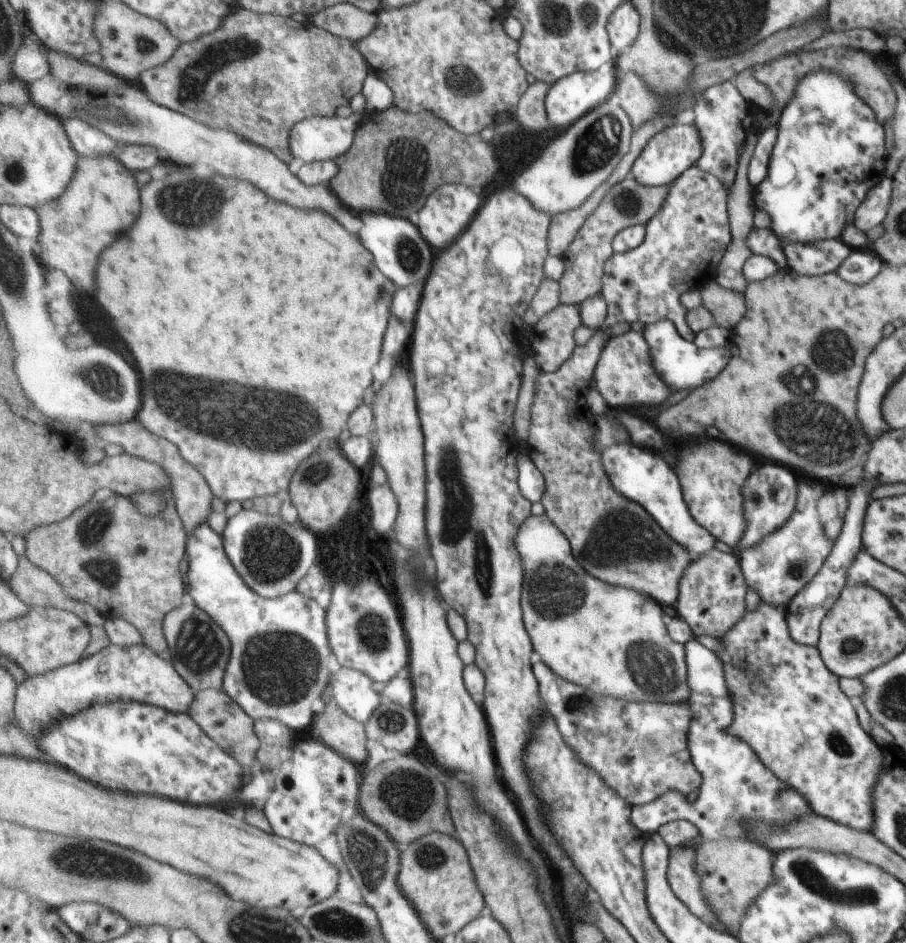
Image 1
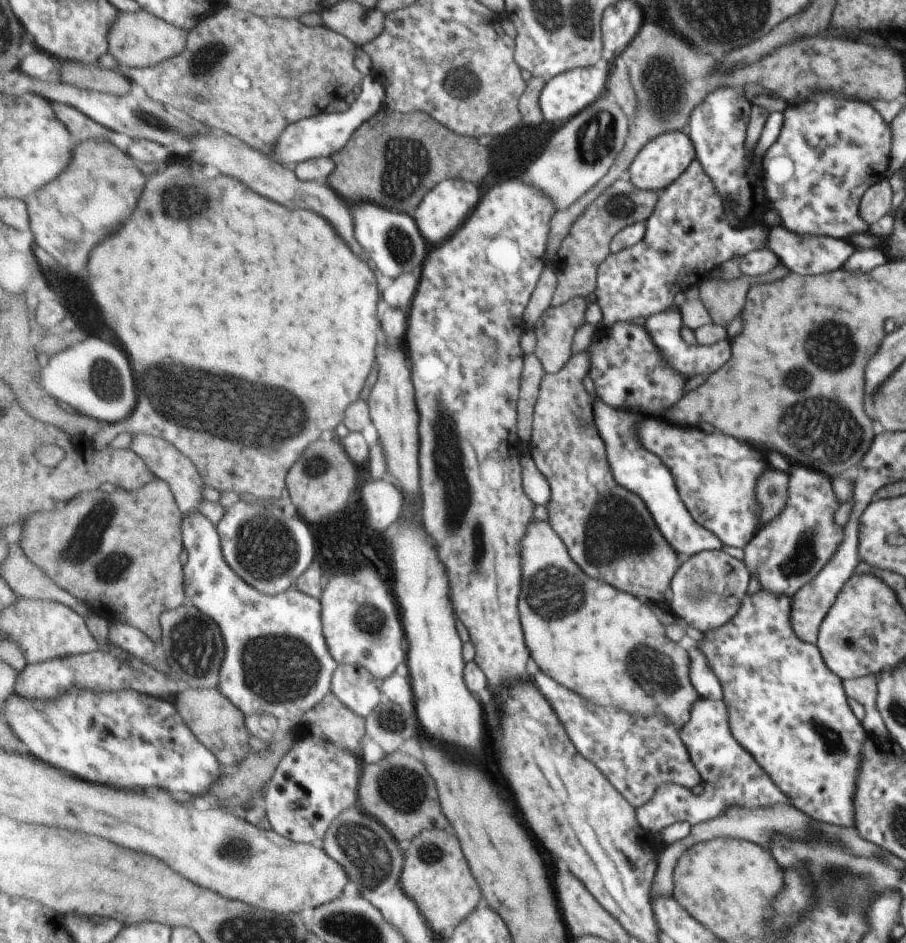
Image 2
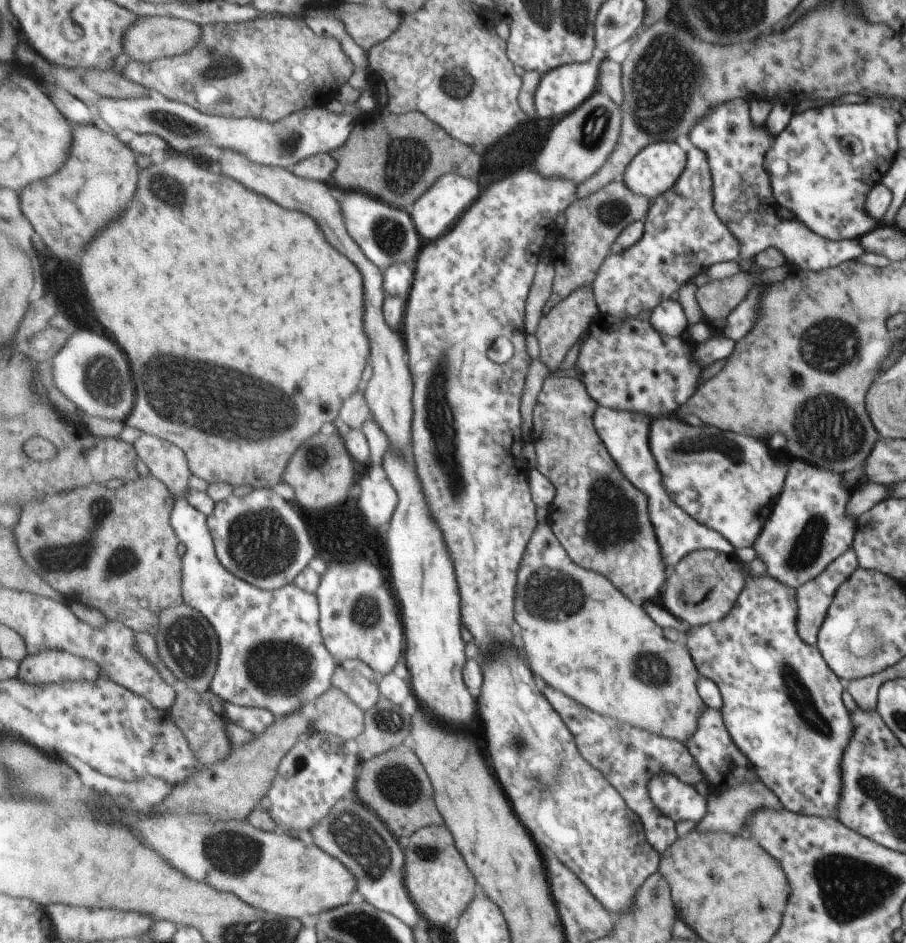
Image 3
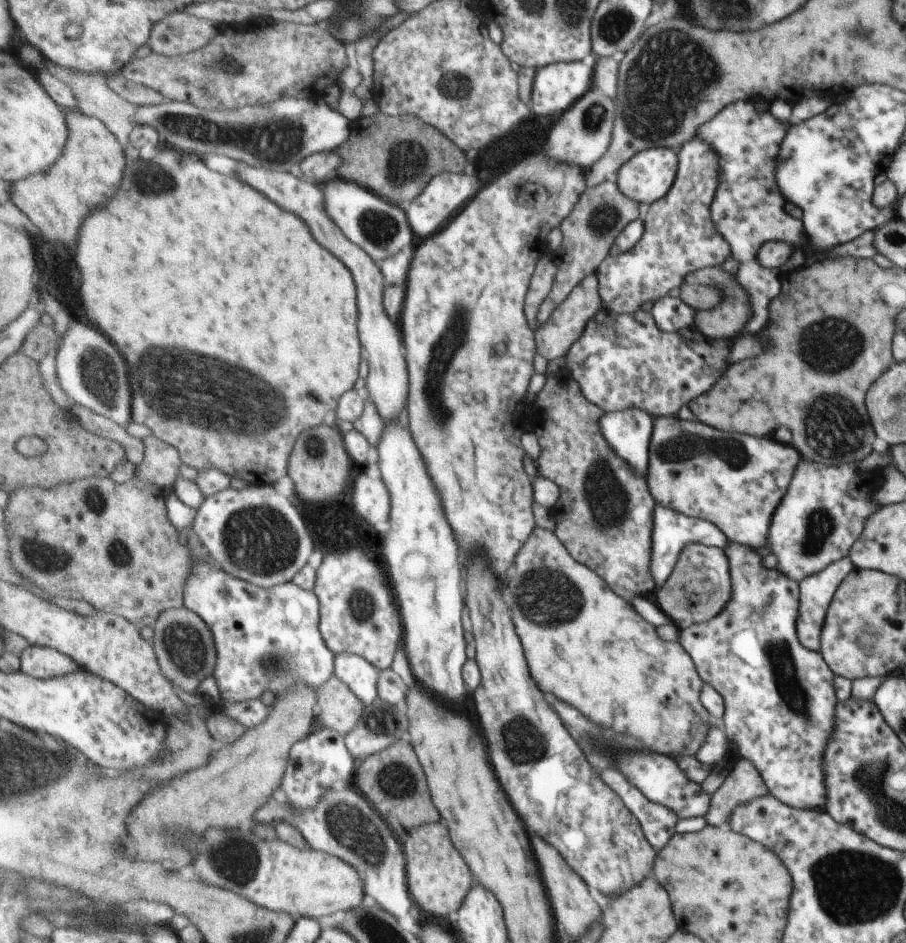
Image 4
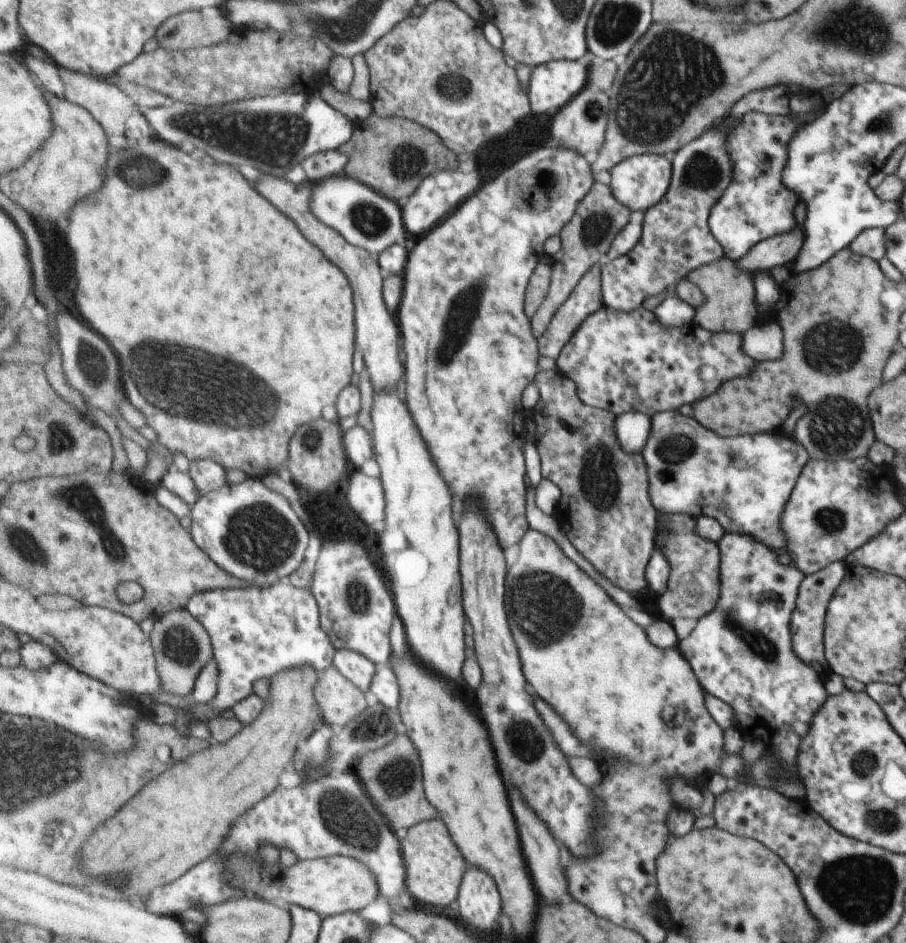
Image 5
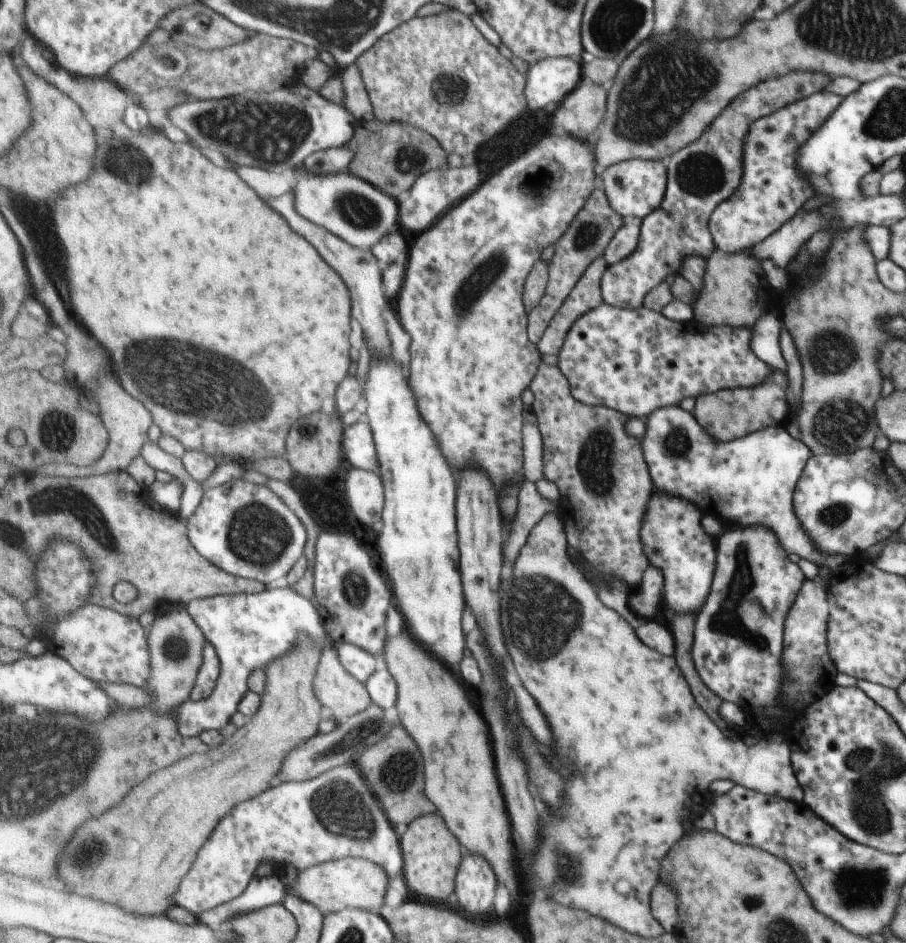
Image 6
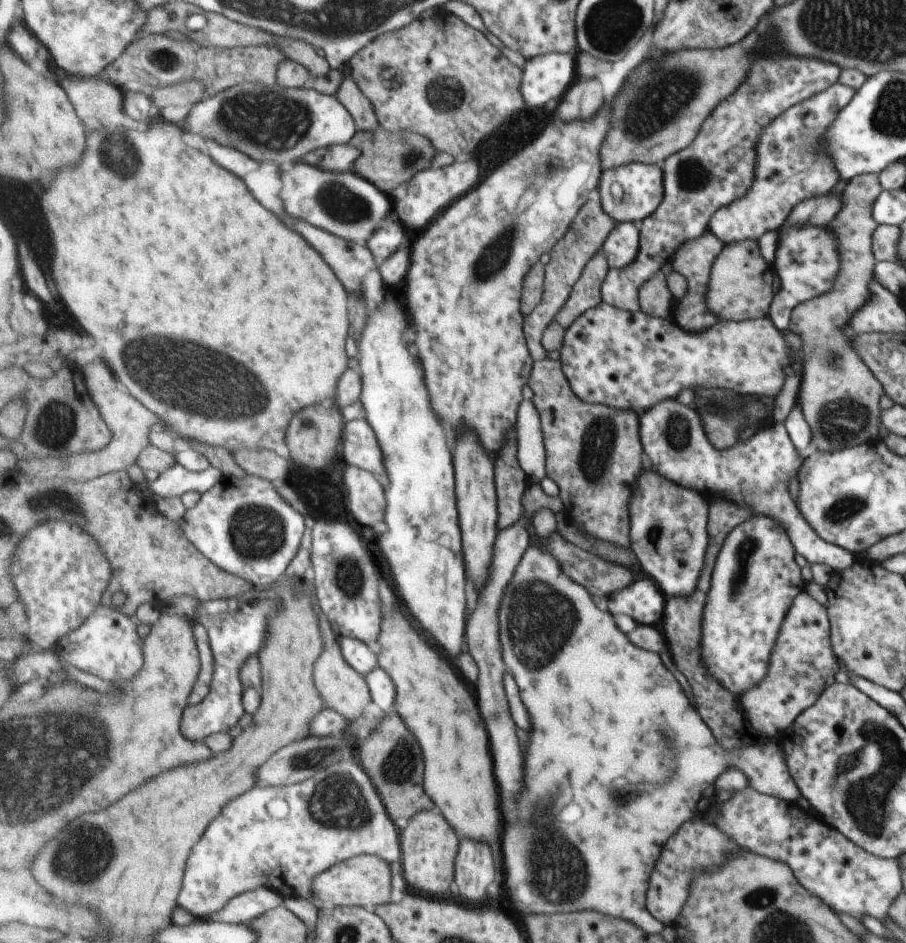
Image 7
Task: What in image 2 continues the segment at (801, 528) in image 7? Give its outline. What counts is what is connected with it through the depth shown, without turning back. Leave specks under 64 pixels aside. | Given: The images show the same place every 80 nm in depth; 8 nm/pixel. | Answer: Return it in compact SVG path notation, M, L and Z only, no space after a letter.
M645 417L639 424L641 446L647 446L651 454L659 454L663 464L671 466L675 482L679 482L679 494L687 502L687 510L699 518L699 523L718 535L725 546L745 548L754 538L759 520L759 504L755 500L755 482L767 468L757 450L743 440L735 440L721 432L695 432L699 428L679 428L667 424L659 417Z

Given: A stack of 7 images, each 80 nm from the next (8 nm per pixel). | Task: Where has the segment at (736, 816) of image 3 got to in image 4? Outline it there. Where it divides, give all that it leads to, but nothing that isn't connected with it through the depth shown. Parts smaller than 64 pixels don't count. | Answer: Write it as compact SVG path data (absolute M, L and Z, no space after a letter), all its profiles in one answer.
M739 757L734 764L721 785L710 794L711 810L704 816L709 825L725 823L734 806L768 793L748 758Z

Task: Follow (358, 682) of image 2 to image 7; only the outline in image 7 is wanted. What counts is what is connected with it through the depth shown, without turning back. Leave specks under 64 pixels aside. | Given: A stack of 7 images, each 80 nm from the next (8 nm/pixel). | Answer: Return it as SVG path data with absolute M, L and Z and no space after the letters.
M342 637L339 641L347 662L364 677L379 666L379 656L375 647L353 637Z

